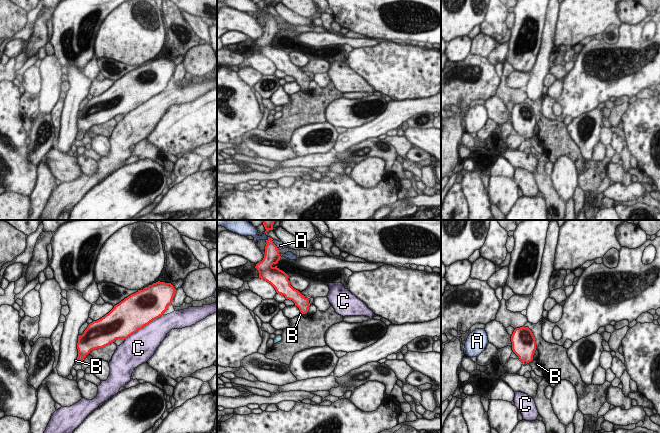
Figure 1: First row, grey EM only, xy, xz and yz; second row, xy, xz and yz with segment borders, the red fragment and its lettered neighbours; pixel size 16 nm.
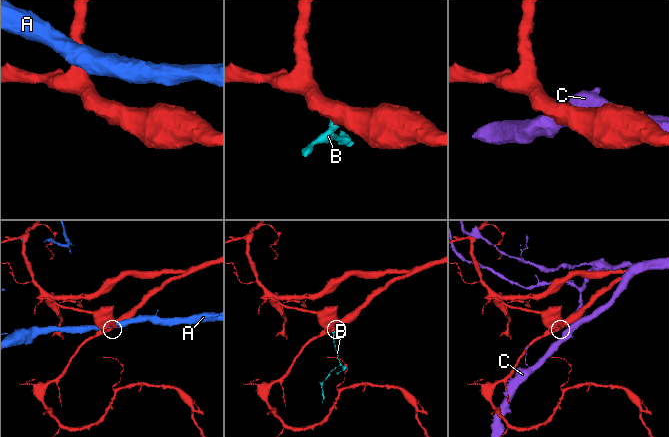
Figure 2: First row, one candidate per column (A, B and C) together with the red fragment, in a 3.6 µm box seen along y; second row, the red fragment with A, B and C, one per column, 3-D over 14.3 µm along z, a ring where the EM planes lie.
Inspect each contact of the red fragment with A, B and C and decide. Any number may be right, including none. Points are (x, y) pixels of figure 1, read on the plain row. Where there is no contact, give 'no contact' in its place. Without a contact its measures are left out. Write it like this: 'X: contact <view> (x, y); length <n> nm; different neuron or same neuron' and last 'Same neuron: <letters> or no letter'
A: contact xz (275, 21); length 220 nm; different neuron
B: contact xy (76, 138); length 70 nm; same neuron
C: contact xy (143, 102); length 750 nm; different neuron
Same neuron: B

